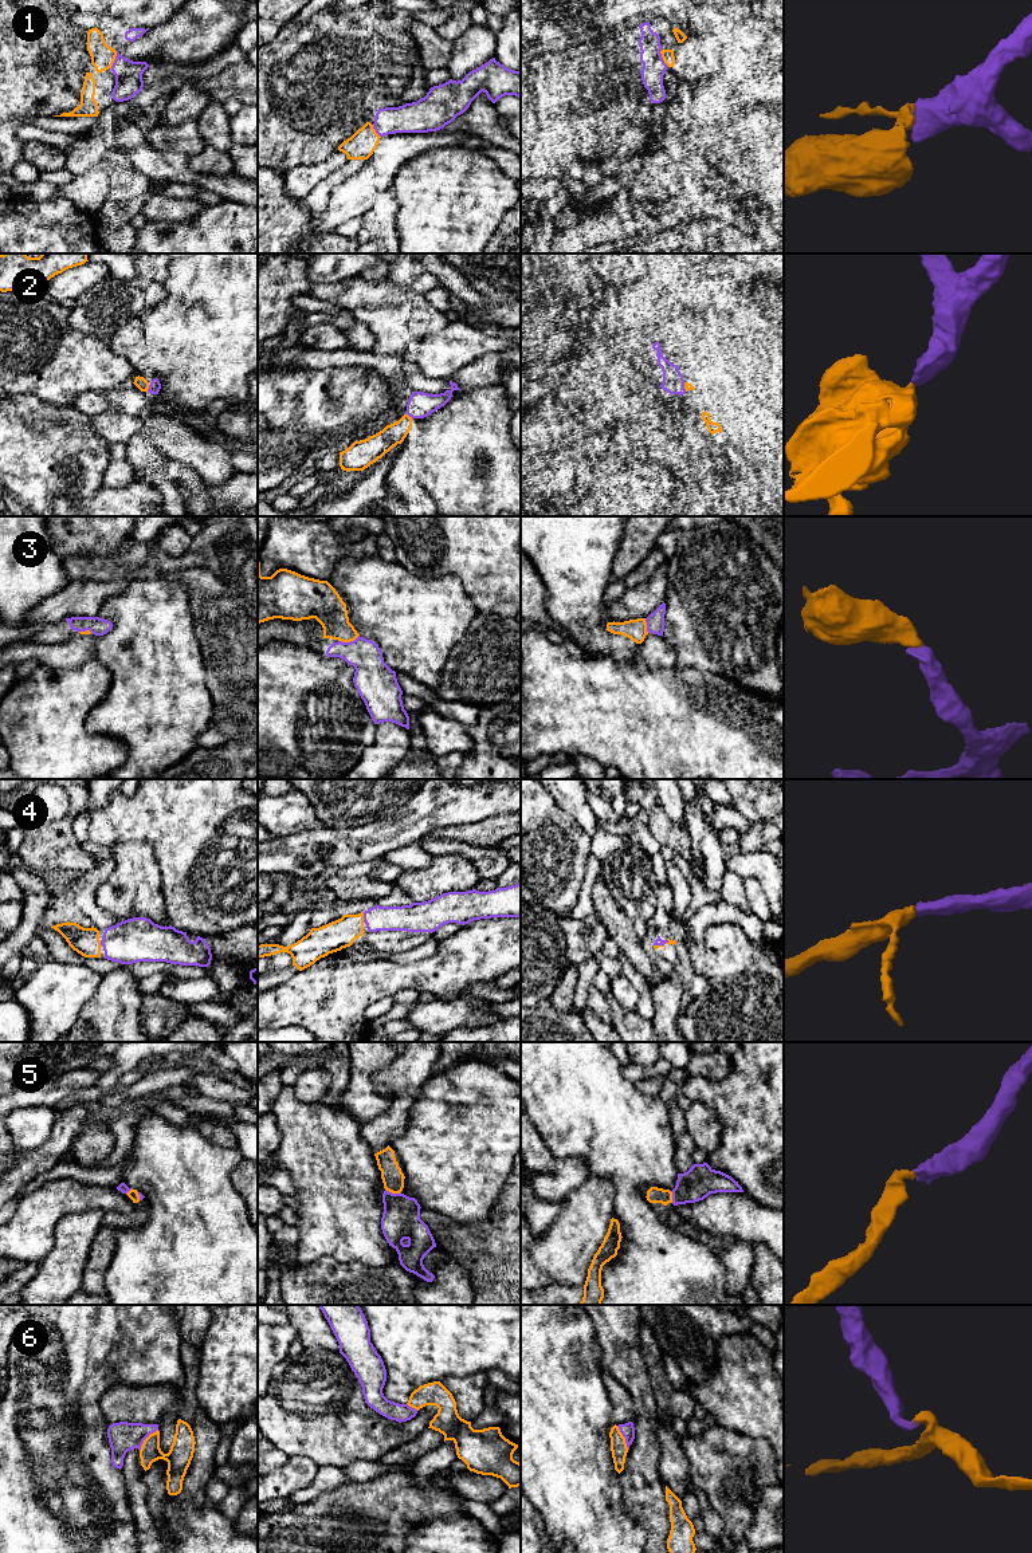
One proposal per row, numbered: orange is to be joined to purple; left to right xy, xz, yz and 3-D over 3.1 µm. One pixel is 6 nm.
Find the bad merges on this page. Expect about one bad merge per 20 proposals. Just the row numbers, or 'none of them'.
none of them

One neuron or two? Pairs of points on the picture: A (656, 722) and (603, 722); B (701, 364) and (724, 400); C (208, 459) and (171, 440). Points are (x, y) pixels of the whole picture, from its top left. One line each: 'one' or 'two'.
A: one
B: one
C: one

